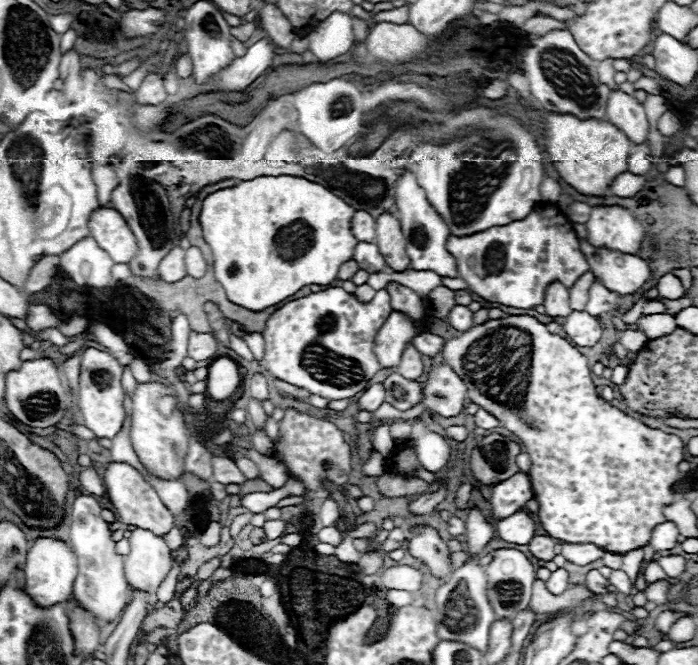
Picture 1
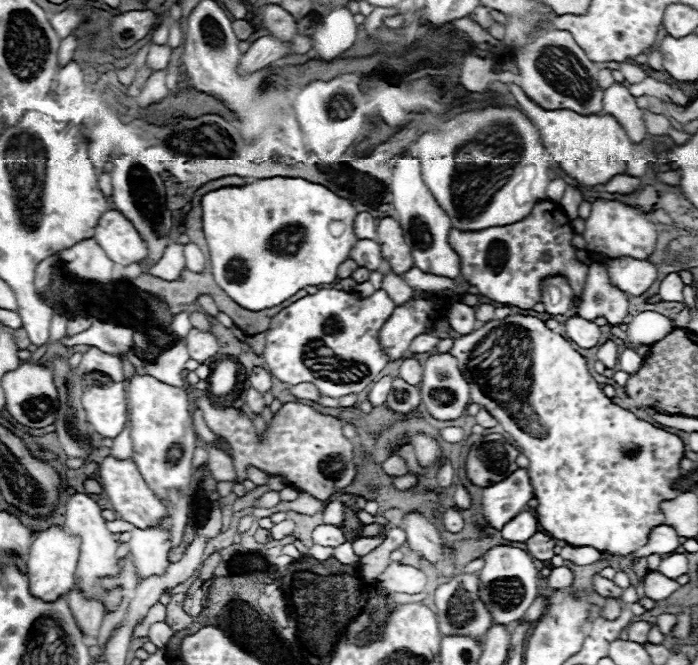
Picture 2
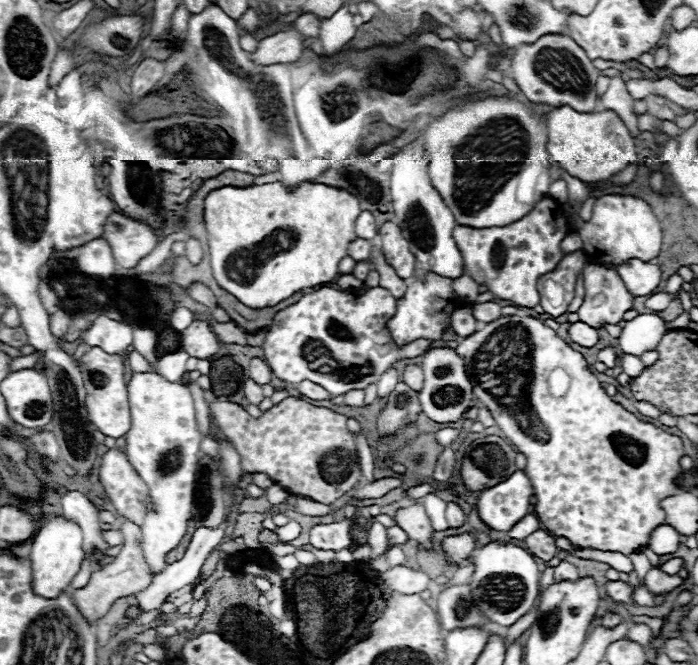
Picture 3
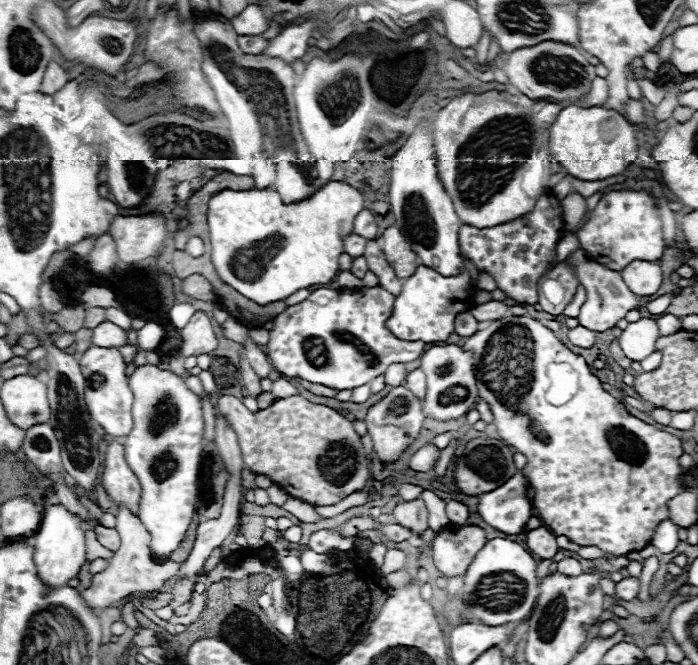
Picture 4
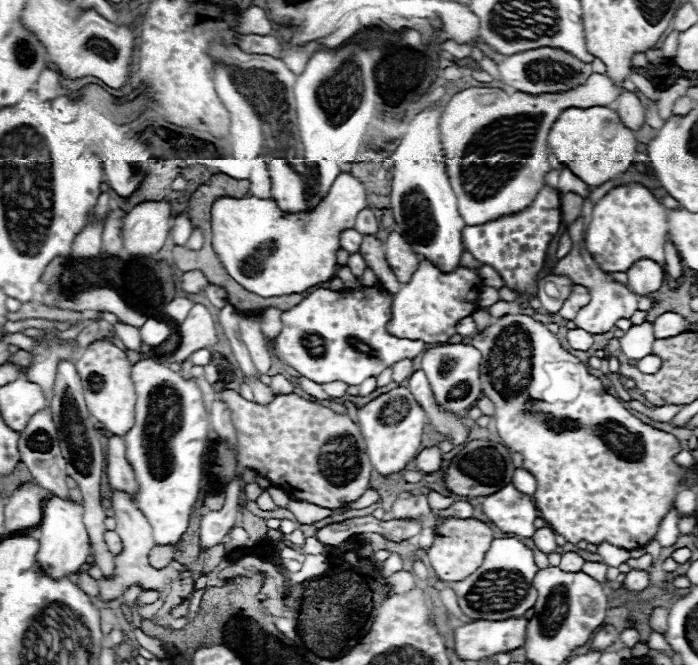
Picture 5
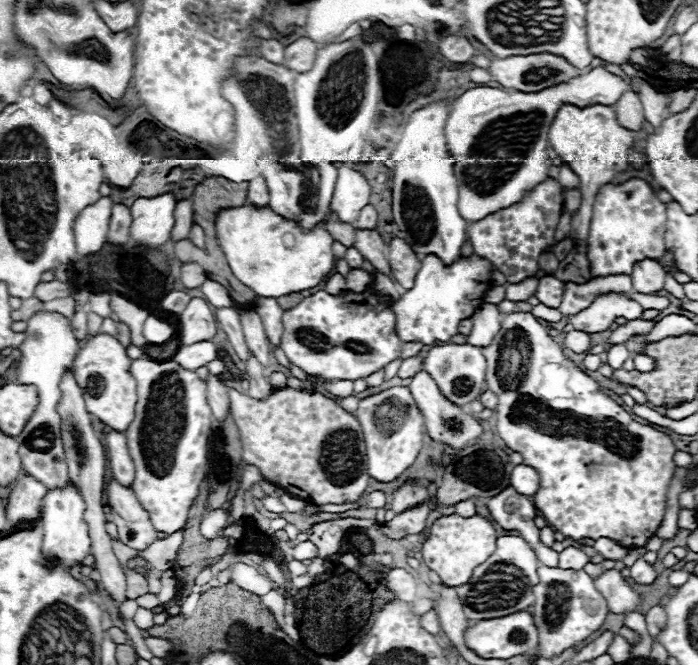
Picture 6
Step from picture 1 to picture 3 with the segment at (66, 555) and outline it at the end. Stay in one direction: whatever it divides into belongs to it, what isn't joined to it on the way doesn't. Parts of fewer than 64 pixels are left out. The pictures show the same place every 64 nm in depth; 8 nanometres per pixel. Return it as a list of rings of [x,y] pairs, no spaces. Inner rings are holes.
[[[52,516],[32,538],[30,562],[34,574],[34,592],[42,598],[56,598],[60,590],[66,590],[72,578],[78,574],[82,558],[84,548],[80,526],[72,524],[72,520],[66,520],[64,516]]]

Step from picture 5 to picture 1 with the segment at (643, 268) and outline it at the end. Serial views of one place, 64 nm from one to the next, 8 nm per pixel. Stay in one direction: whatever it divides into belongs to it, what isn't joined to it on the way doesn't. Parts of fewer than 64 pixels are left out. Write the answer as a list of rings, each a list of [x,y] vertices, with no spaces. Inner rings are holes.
[[[580,240],[580,250],[586,254],[594,276],[598,276],[608,290],[622,296],[636,294],[652,278],[650,264],[638,256],[594,248],[586,240]]]

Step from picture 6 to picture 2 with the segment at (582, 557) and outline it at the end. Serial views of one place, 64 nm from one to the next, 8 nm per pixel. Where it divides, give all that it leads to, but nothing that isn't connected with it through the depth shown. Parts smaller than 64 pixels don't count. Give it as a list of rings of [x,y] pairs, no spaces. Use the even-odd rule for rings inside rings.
[[[556,566],[556,568],[552,568],[548,588],[550,590],[554,590],[554,588],[568,588],[572,582],[574,582],[574,572],[568,566]]]

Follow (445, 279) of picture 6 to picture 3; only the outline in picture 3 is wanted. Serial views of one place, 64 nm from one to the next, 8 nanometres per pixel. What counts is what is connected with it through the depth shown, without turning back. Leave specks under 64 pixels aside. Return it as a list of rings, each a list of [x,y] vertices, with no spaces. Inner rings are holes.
[[[422,272],[422,278],[408,282],[406,294],[396,302],[396,314],[386,324],[386,328],[390,330],[396,344],[408,344],[418,338],[442,340],[444,330],[450,328],[452,312],[458,306],[462,306],[462,300],[458,298],[458,294],[452,288],[454,280],[436,276],[434,272]],[[422,278],[424,278],[424,282],[422,282]]]

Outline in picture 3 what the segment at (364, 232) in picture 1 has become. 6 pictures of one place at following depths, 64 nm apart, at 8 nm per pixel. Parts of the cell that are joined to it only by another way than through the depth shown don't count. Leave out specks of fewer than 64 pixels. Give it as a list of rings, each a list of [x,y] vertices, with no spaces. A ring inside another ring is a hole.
[[[368,210],[360,212],[360,216],[356,218],[356,226],[354,226],[354,228],[356,228],[356,236],[358,236],[358,238],[364,238],[364,240],[372,240],[372,238],[376,238],[376,234],[378,234],[374,216],[372,216]]]

